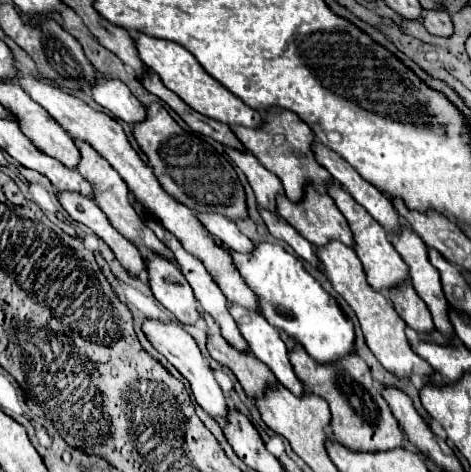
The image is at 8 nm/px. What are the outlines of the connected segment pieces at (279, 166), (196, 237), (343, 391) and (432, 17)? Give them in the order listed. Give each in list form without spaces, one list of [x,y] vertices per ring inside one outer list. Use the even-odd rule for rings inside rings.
[[[269,112],[269,118],[265,118],[265,128],[253,130],[253,128],[233,128],[237,138],[245,144],[245,148],[277,178],[281,178],[281,184],[285,188],[285,194],[291,202],[301,202],[305,196],[305,184],[325,186],[333,182],[327,168],[323,168],[313,152],[313,146],[317,144],[315,134],[309,130],[309,126],[293,112]]]
[[[19,72],[19,84],[21,88],[37,102],[41,104],[73,138],[77,140],[83,140],[87,144],[91,144],[117,172],[119,176],[125,180],[125,184],[129,186],[131,194],[135,196],[135,200],[145,208],[147,214],[155,216],[181,244],[183,248],[201,258],[207,272],[213,276],[213,280],[217,282],[217,286],[221,288],[221,292],[225,294],[225,298],[231,302],[231,304],[237,304],[237,306],[243,306],[247,310],[253,310],[253,312],[259,312],[259,298],[255,296],[255,292],[249,288],[249,284],[243,280],[243,276],[239,274],[235,262],[233,262],[233,256],[231,256],[231,250],[227,246],[221,246],[215,236],[199,222],[199,218],[195,216],[195,212],[191,212],[189,208],[185,208],[181,202],[177,202],[173,196],[169,196],[163,186],[157,182],[157,176],[153,172],[153,168],[149,164],[145,164],[141,160],[141,156],[135,152],[135,148],[129,144],[123,128],[119,126],[117,120],[113,120],[111,116],[103,114],[103,112],[97,112],[93,110],[91,106],[87,106],[83,100],[51,86],[51,84],[43,84],[39,80],[35,80],[31,74],[25,74],[25,72]]]
[[[297,346],[291,352],[291,364],[303,386],[329,404],[333,440],[353,452],[381,452],[403,448],[403,432],[399,430],[399,424],[393,418],[381,390],[373,384],[369,366],[357,354],[351,354],[339,364],[317,364],[301,346]]]
[[[423,10],[421,22],[431,34],[437,34],[437,36],[451,36],[453,32],[451,18],[443,10]]]

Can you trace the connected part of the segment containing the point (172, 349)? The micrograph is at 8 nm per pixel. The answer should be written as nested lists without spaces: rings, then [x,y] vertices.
[[[147,320],[143,324],[143,332],[147,334],[147,338],[151,340],[151,344],[181,372],[181,376],[189,382],[189,390],[193,392],[195,400],[199,402],[199,406],[213,418],[225,422],[229,416],[229,406],[227,406],[227,398],[221,390],[221,386],[217,384],[211,366],[207,364],[207,360],[203,358],[201,350],[197,348],[195,340],[183,330],[181,324],[161,324],[157,320]]]

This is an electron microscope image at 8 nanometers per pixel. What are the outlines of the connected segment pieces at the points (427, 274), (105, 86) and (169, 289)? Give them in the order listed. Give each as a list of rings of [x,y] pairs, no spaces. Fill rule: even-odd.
[[[405,226],[405,232],[401,236],[389,236],[395,250],[401,254],[405,264],[411,272],[411,284],[415,292],[423,298],[423,302],[429,306],[435,328],[449,340],[455,340],[455,330],[449,320],[449,302],[443,294],[443,284],[439,278],[437,268],[431,266],[427,256],[425,242],[409,228]]]
[[[121,80],[97,82],[93,86],[93,100],[129,126],[135,126],[147,118],[147,108],[129,92]]]
[[[163,256],[147,258],[147,274],[153,296],[169,310],[181,324],[195,324],[201,320],[201,312],[197,308],[197,300],[189,282],[181,274],[181,270],[165,260]]]

